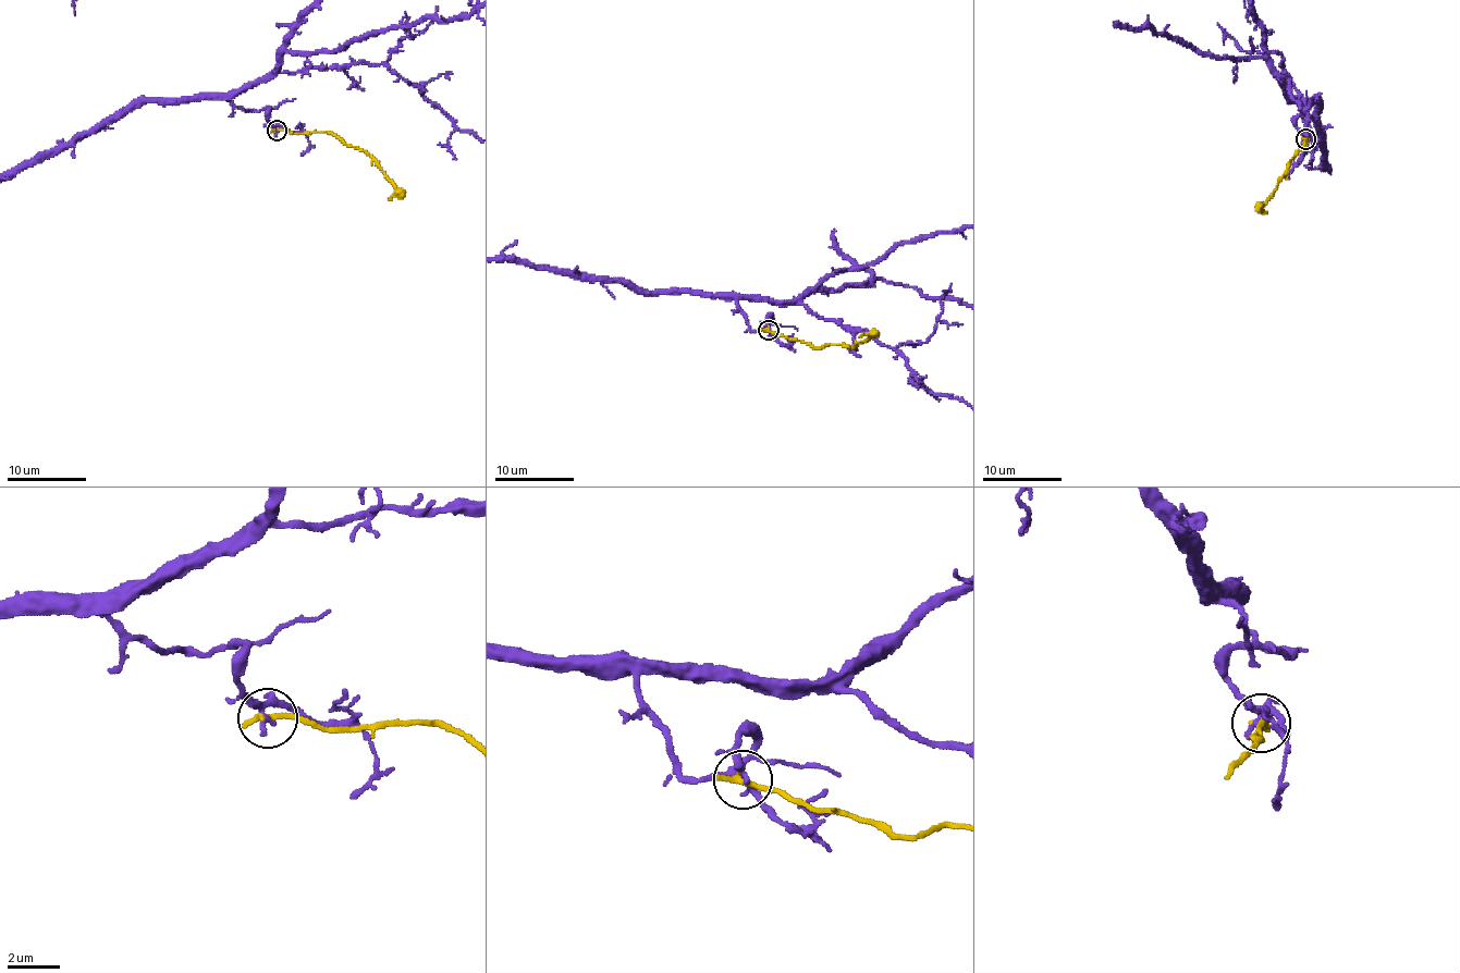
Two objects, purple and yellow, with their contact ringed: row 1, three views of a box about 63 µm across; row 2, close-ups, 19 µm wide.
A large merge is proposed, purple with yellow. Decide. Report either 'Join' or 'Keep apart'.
Keep apart

